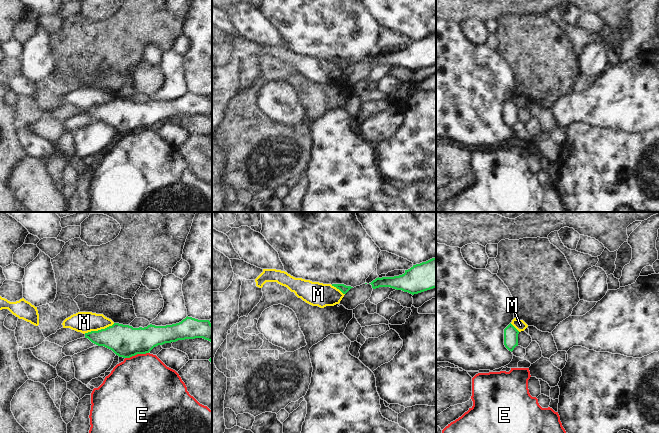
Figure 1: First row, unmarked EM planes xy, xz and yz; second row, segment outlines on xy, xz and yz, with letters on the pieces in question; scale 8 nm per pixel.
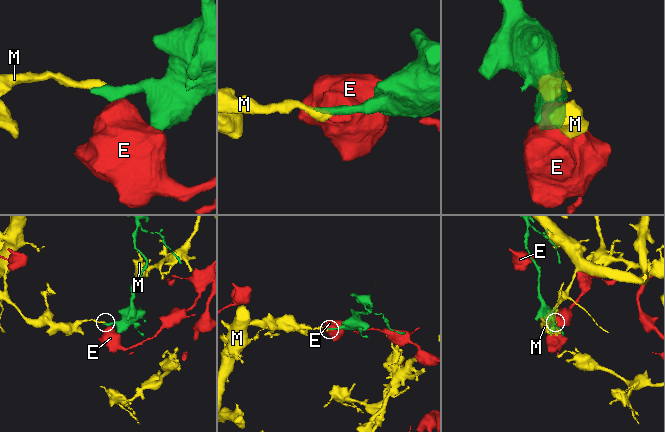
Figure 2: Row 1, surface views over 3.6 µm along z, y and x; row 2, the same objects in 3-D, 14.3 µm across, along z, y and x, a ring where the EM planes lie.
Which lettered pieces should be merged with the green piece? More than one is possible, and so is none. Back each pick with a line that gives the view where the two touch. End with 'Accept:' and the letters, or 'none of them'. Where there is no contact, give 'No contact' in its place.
Accept: none of them.

